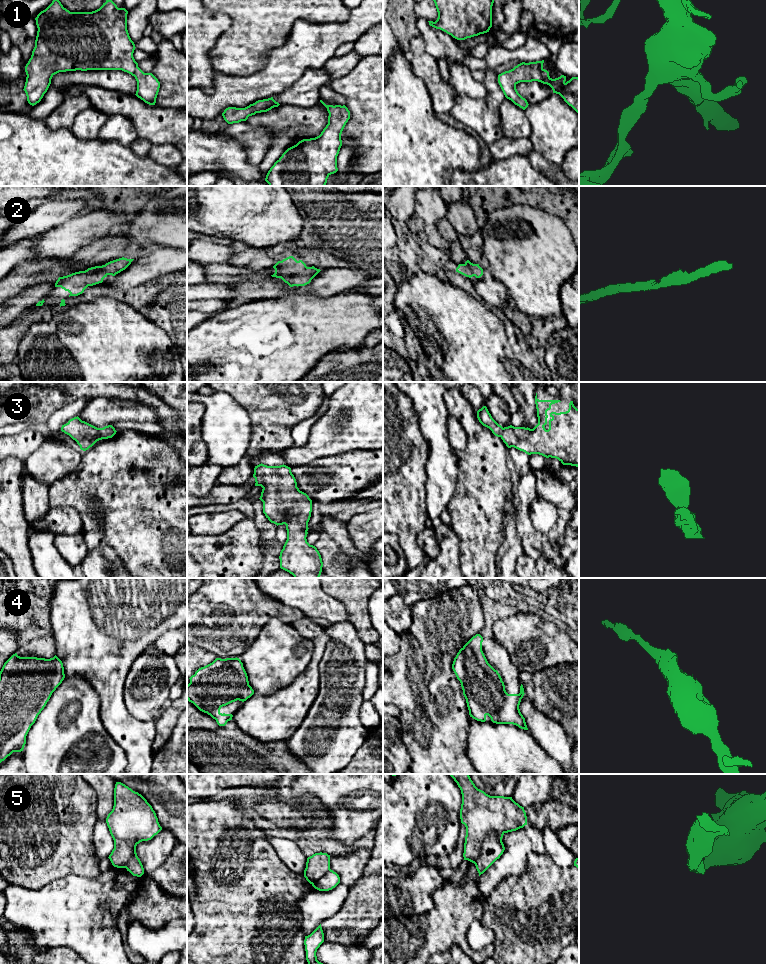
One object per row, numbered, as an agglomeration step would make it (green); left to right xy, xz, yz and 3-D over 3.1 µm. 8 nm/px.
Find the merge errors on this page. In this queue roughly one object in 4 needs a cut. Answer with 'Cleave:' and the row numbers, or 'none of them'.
Cleave: 5

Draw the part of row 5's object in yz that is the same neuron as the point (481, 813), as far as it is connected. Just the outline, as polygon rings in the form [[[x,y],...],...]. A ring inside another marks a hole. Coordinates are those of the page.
[[[469,774],[449,775],[462,794],[460,819],[466,827],[463,857],[475,864],[485,836],[491,831],[504,834],[523,828],[526,812],[512,797],[490,796],[478,789]]]

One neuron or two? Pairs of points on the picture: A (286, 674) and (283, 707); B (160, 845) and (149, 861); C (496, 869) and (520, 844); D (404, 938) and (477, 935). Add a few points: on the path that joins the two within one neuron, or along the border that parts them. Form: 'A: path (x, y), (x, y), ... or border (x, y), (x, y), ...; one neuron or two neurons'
A: border (302, 671), (289, 684), (263, 695); two neurons
B: path (157, 849), (151, 857); one neuron
C: path (502, 863), (515, 850); one neuron
D: border (480, 920), (468, 929), (467, 941), (474, 950); two neurons

